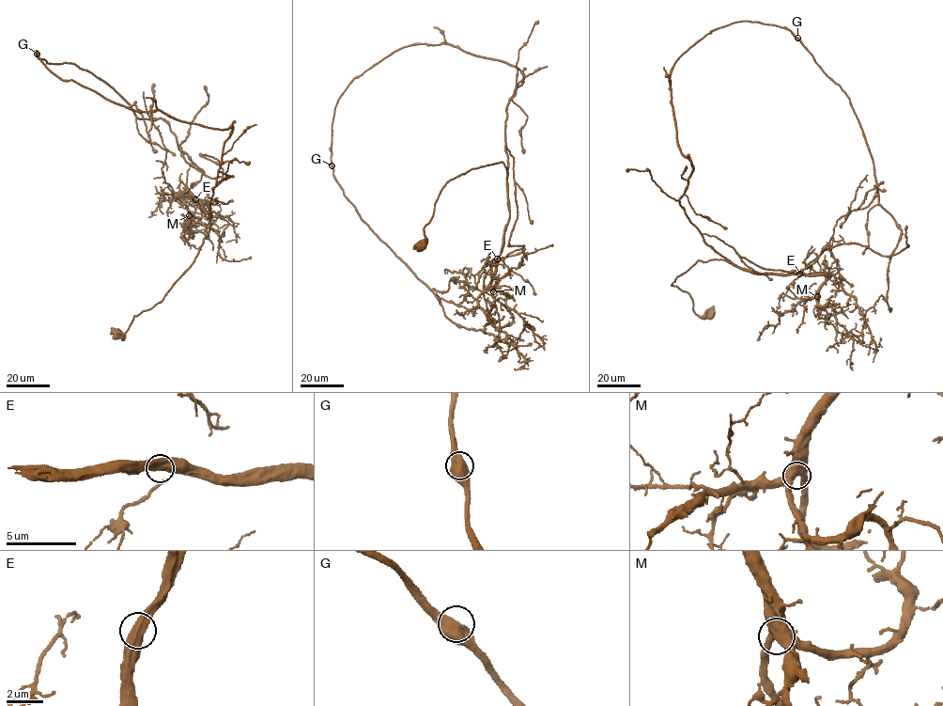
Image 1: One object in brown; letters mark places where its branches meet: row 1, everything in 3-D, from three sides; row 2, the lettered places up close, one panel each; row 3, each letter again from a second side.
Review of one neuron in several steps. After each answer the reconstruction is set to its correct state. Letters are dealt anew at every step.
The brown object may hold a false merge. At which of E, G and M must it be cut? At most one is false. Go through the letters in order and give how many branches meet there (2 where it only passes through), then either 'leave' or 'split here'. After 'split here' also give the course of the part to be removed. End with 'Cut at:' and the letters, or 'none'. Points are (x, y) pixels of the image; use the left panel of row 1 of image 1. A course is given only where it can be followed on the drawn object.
E: branches 2; leave
G: branches 2; leave
M: branches 2; leave
Cut at: none

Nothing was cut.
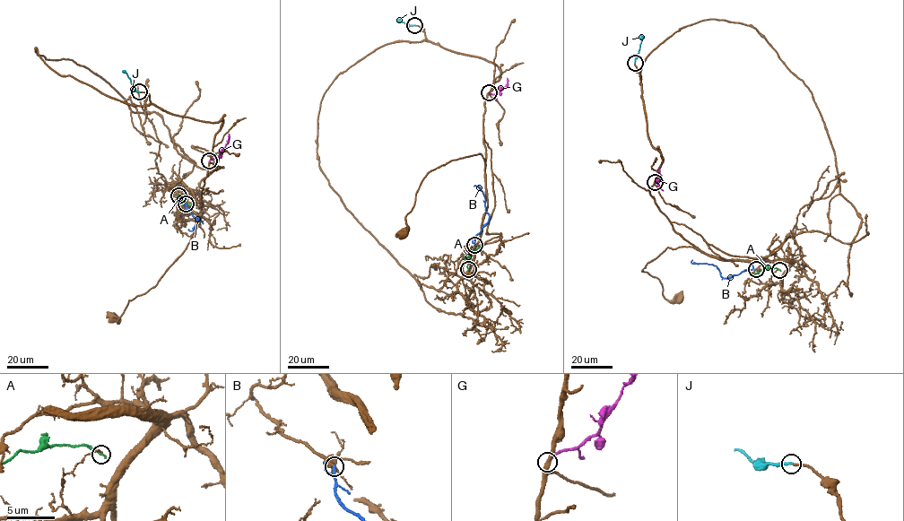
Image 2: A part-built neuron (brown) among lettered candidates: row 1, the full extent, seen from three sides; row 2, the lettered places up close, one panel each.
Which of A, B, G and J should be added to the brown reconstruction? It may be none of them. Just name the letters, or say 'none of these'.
J

